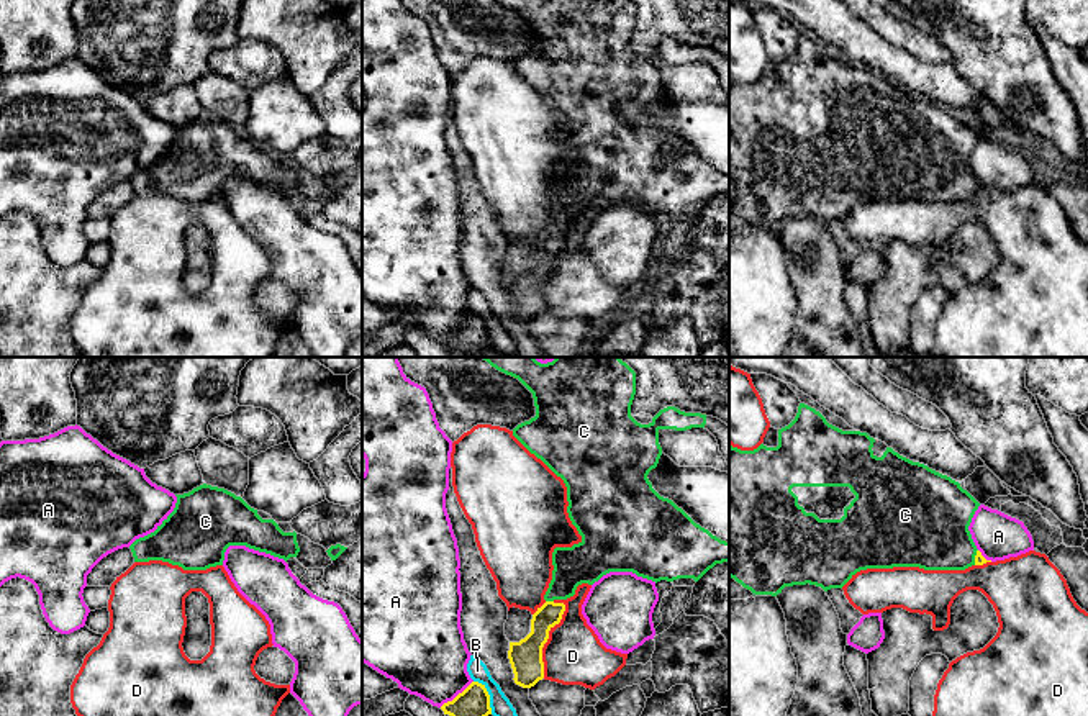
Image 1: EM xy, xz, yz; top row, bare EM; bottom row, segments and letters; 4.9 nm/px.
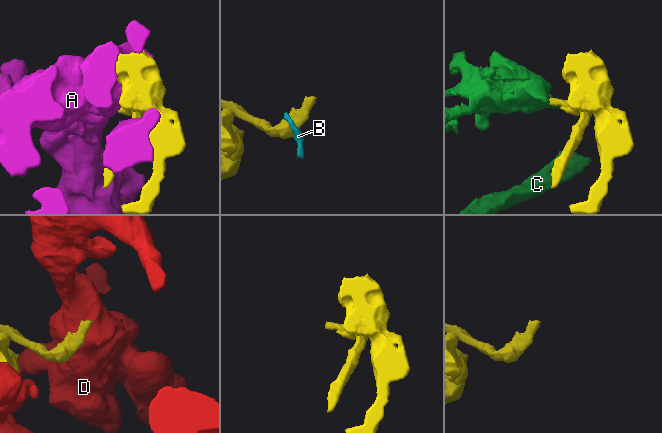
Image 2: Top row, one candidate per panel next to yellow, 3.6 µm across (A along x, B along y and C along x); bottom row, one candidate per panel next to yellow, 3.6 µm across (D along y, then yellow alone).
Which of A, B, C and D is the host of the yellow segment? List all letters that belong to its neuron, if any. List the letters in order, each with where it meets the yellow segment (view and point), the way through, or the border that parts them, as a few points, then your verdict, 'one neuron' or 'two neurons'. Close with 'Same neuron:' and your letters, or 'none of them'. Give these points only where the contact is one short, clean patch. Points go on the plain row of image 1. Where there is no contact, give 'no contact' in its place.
A: contact xz (457, 328); two neurons
B: contact xz (489, 328); border xz (474, 313), (485, 321), (492, 346); two neurons
C: contact xz (549, 235); way xz (549, 248), (549, 235), (582, 195); one neuron
D: contact xz (548, 271); two neurons
Same neuron: C

